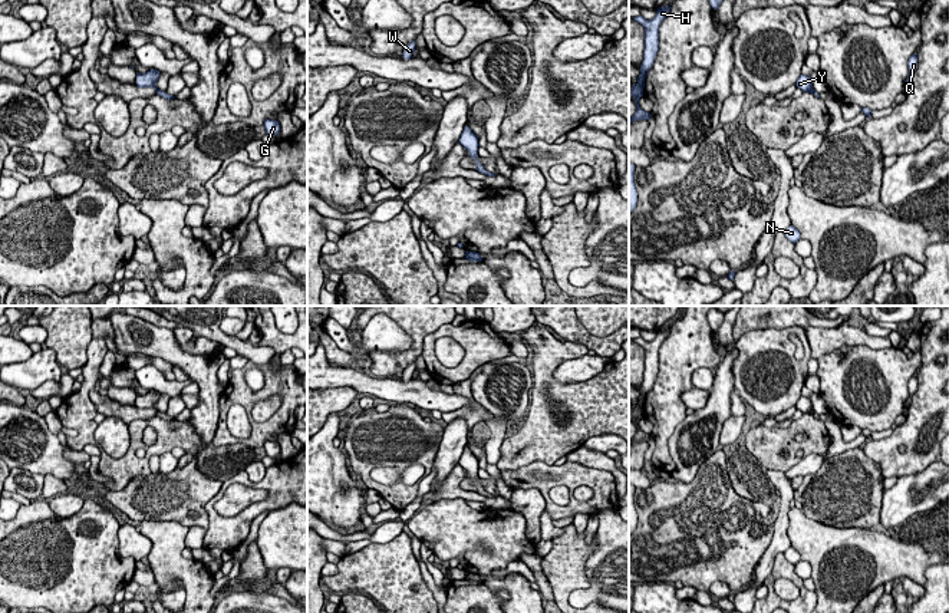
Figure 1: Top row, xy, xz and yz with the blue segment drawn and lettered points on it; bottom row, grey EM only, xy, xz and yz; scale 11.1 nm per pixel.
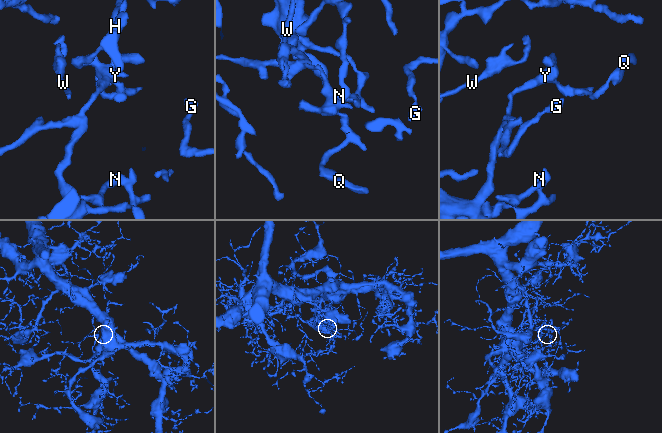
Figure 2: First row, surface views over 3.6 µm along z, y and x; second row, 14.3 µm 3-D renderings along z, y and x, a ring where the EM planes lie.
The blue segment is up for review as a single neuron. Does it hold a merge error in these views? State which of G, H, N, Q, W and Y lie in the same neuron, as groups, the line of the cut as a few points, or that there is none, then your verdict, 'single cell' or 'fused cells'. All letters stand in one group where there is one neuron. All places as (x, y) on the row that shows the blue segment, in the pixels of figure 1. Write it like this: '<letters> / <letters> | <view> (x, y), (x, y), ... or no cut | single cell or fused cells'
G H N Q W Y | no cut | single cell

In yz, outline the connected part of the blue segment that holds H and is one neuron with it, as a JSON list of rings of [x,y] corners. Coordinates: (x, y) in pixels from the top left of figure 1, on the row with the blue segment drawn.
[[[670,6],[666,7],[659,7],[656,10],[656,16],[652,20],[646,20],[643,16],[636,16],[633,17],[635,22],[640,23],[645,27],[645,52],[643,52],[643,62],[640,65],[640,75],[637,78],[637,83],[632,86],[632,96],[635,98],[636,103],[636,112],[635,115],[629,119],[629,125],[633,121],[649,121],[652,113],[645,112],[639,106],[639,99],[643,96],[643,88],[645,88],[645,79],[652,67],[655,57],[659,50],[659,26],[663,22],[663,19],[669,14]]]

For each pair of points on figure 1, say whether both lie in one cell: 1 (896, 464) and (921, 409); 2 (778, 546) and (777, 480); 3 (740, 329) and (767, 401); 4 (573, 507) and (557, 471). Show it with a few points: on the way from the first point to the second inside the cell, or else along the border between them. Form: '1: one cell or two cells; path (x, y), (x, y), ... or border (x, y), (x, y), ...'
1: one cell; path (909, 451), (921, 422)
2: one cell; path (780, 530), (784, 495)
3: two cells; border (775, 328), (747, 330), (734, 340)
4: one cell; path (572, 498), (572, 485), (566, 480)

